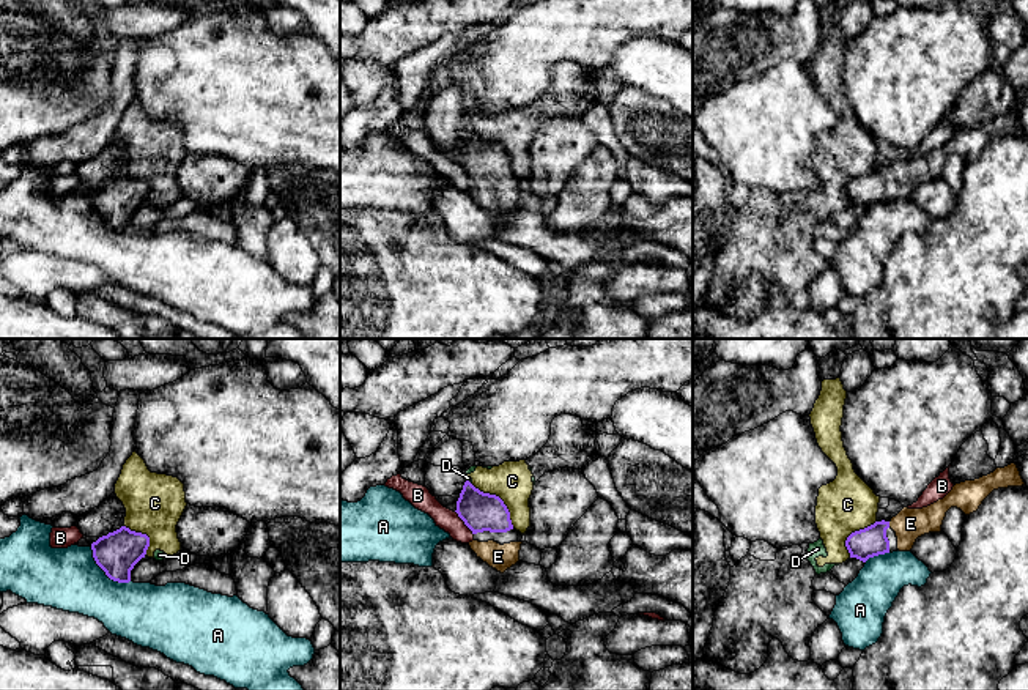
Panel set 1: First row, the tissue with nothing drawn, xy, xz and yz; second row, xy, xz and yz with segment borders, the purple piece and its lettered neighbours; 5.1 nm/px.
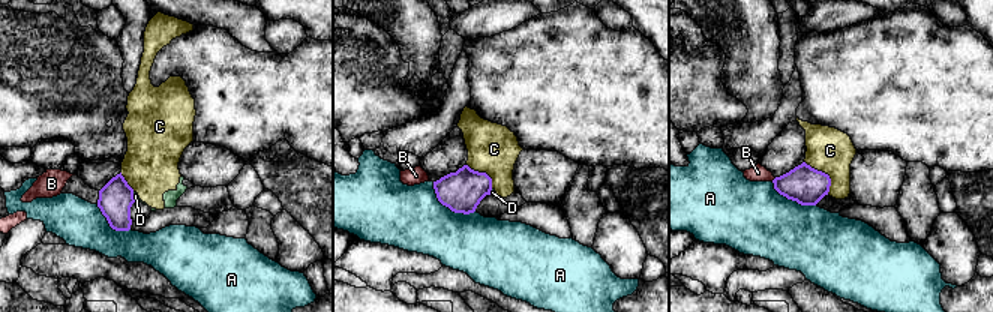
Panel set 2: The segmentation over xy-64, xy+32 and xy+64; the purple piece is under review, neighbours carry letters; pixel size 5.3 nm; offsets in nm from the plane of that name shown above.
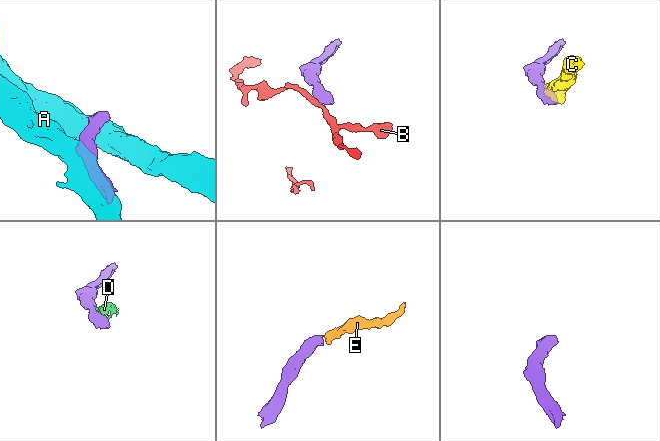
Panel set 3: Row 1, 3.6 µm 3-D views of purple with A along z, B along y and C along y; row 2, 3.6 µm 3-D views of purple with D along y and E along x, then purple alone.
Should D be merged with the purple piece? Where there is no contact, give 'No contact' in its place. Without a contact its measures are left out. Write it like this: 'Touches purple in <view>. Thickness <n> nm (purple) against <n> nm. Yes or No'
Touches purple in xz. Thickness 200 nm (purple) against 20 nm. No

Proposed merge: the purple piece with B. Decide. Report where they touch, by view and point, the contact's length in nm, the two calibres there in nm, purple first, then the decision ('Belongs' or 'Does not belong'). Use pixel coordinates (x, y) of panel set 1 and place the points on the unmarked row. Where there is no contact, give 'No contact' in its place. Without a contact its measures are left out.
Touches purple at xz (465, 170). Shared border 160 nm. Thickness 200 nm (purple) against 110 nm. Does not belong

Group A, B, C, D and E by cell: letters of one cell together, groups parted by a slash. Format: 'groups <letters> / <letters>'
groups A / B / C D / E

